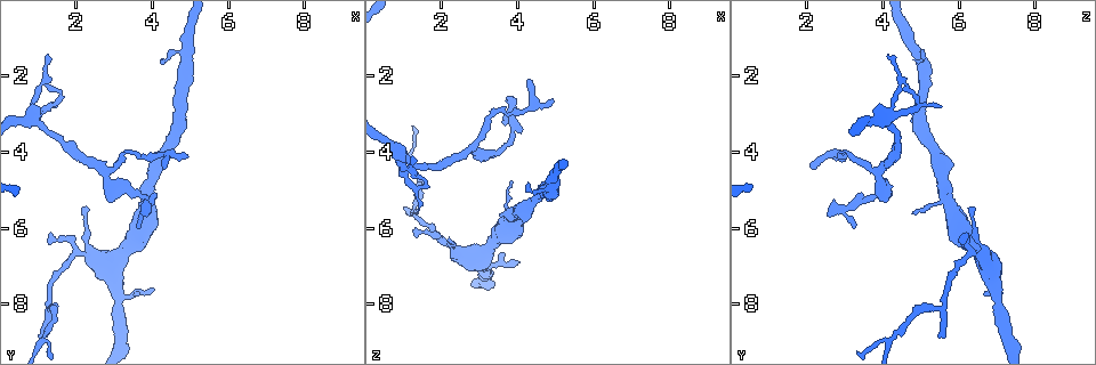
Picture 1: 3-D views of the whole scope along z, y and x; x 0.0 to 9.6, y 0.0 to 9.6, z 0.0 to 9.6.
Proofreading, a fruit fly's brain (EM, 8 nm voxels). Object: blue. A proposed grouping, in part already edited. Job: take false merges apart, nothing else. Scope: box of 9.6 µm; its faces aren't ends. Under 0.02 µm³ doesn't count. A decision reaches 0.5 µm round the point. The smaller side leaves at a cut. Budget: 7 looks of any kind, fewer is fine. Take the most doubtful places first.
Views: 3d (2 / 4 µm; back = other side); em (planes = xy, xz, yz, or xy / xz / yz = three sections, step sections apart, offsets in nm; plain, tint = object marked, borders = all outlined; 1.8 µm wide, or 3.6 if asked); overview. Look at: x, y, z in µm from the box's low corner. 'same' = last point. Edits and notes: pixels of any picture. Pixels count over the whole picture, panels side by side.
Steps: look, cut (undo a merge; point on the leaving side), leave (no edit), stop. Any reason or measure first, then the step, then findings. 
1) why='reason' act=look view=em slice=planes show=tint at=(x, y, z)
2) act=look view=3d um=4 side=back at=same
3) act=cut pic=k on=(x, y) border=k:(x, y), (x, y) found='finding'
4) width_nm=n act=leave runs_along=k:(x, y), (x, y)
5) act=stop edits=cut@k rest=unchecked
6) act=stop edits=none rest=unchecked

act=look view=em slice=planes show=tint at=(1.30, 8.15, 5.55)

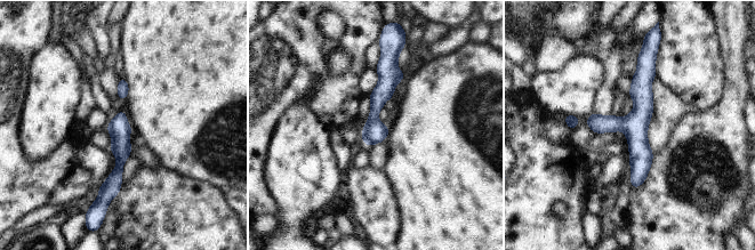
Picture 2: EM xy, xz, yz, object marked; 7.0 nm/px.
width_nm=150 act=leave runs_along=2:(644, 61), (639, 174), (634, 184) found='continuous, no second neuron'

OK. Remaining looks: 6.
why='calibre changes' act=look view=em um=3.6 slice=planes show=plain at=(2.25, 6.75, 6.45)

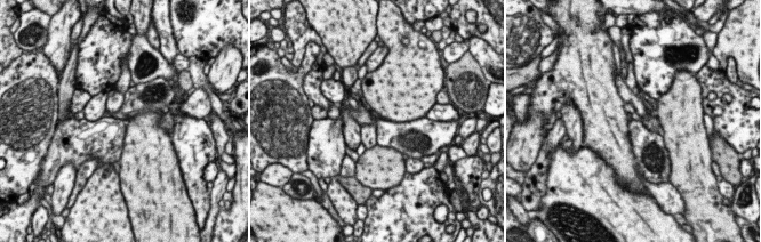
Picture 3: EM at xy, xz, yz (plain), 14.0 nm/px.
why='with the object marked' act=look view=em um=3.6 slice=planes show=tint at=same

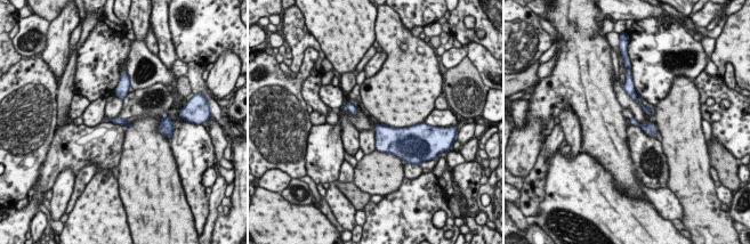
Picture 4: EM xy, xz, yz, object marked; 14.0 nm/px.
width_nm=100 act=leave found='continuous, no second neuron'

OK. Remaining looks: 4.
why='sharp bend' act=look view=em slice=planes show=plain at=(4.25, 4.10, 3.00)

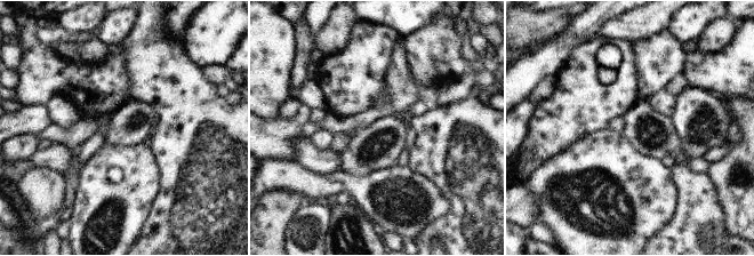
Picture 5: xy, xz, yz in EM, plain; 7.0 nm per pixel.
act=look view=em slice=planes show=tint at=same

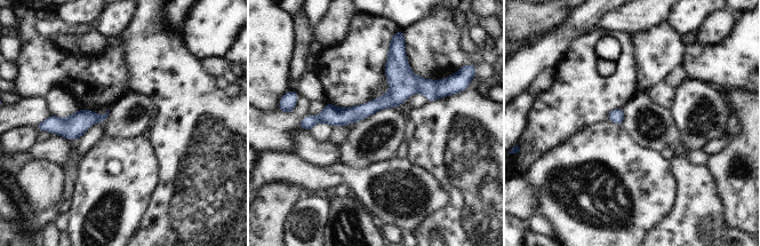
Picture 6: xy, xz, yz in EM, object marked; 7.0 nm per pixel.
act=leave runs_along=6:(439, 94), (404, 87), (308, 126) found='continuous, no second neuron'

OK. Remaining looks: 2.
act=stop edits=none rest=unchecked

